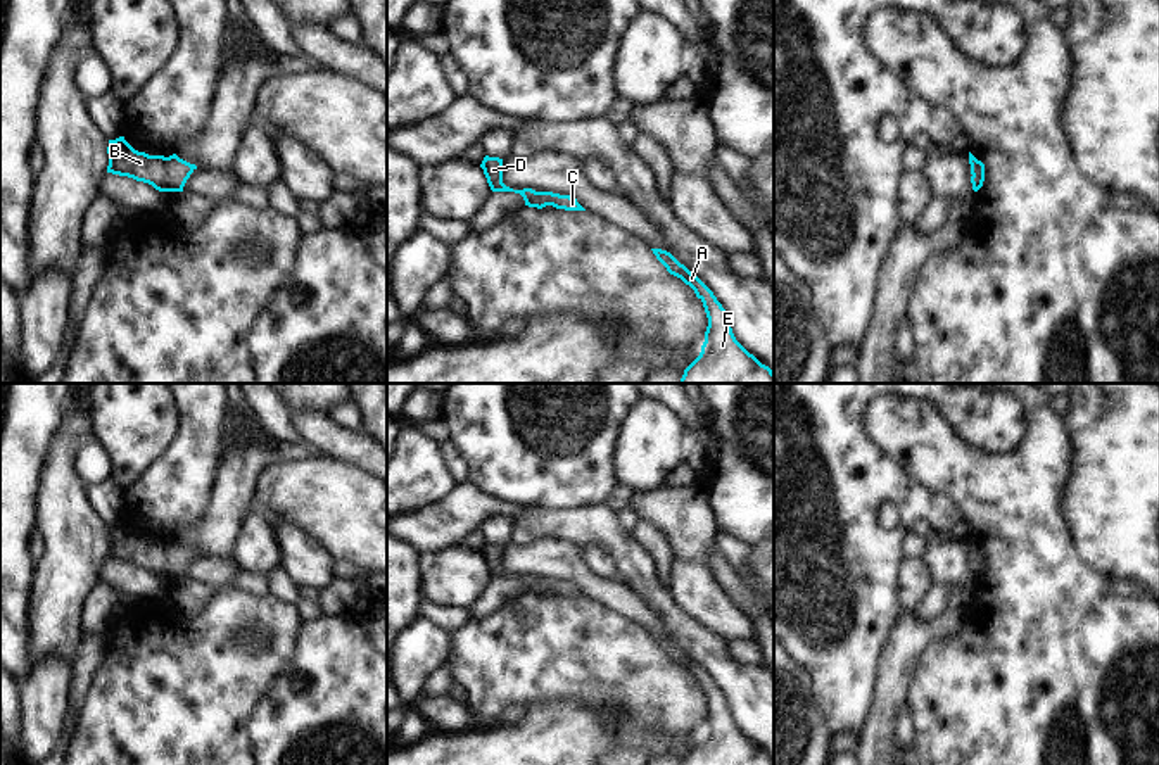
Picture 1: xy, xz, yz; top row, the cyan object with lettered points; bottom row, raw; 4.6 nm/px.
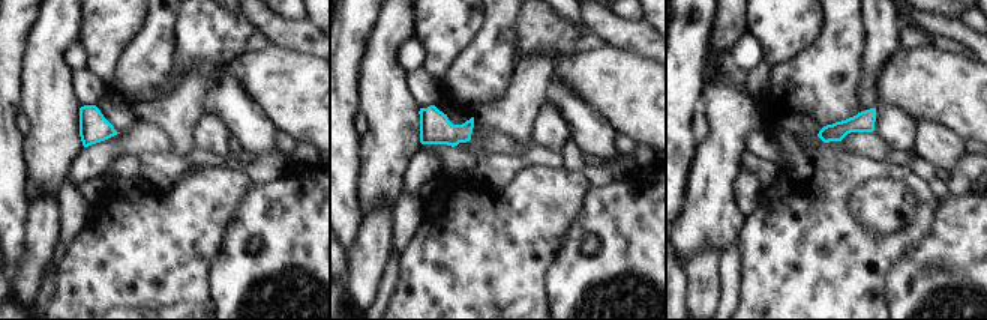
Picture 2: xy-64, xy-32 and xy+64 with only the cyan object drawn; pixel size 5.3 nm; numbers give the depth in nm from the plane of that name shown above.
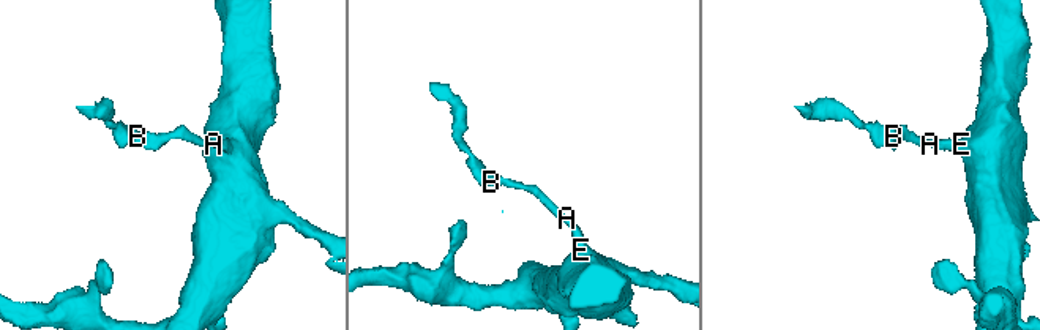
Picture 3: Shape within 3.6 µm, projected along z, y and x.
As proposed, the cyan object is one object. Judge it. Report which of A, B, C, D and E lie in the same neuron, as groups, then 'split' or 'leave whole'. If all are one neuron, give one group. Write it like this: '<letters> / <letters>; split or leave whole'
A B C D E; leave whole

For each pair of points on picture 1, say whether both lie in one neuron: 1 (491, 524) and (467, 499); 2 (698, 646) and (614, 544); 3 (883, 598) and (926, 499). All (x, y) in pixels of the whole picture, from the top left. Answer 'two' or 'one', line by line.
1: two
2: one
3: one

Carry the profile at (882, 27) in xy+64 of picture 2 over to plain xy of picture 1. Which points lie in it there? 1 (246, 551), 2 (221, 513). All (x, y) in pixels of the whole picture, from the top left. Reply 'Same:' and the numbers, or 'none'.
Same: 2

